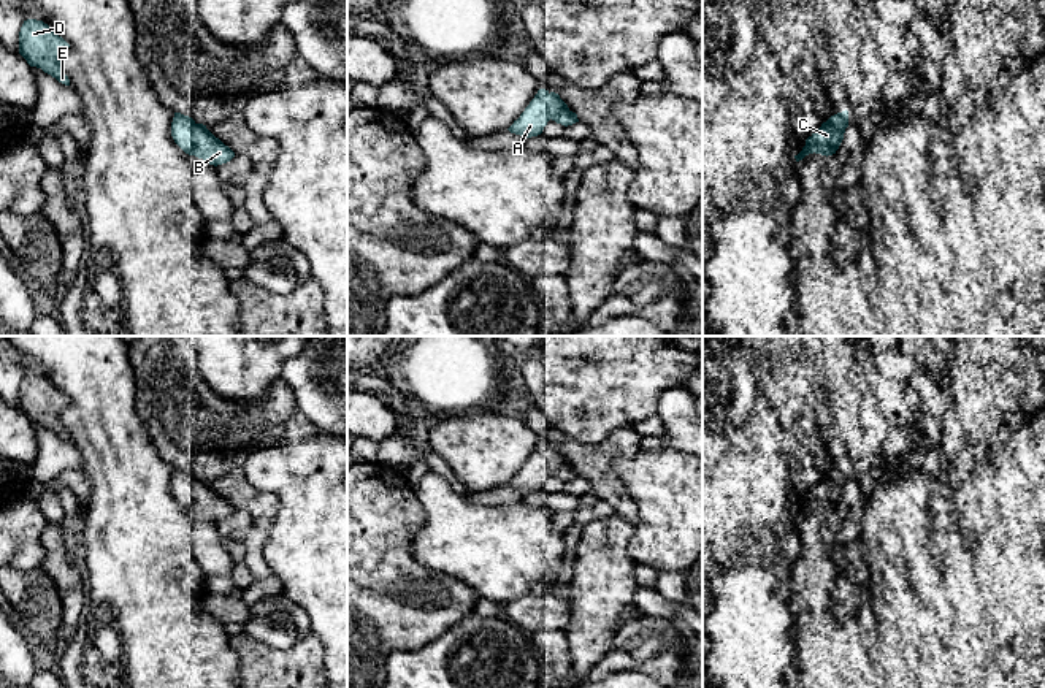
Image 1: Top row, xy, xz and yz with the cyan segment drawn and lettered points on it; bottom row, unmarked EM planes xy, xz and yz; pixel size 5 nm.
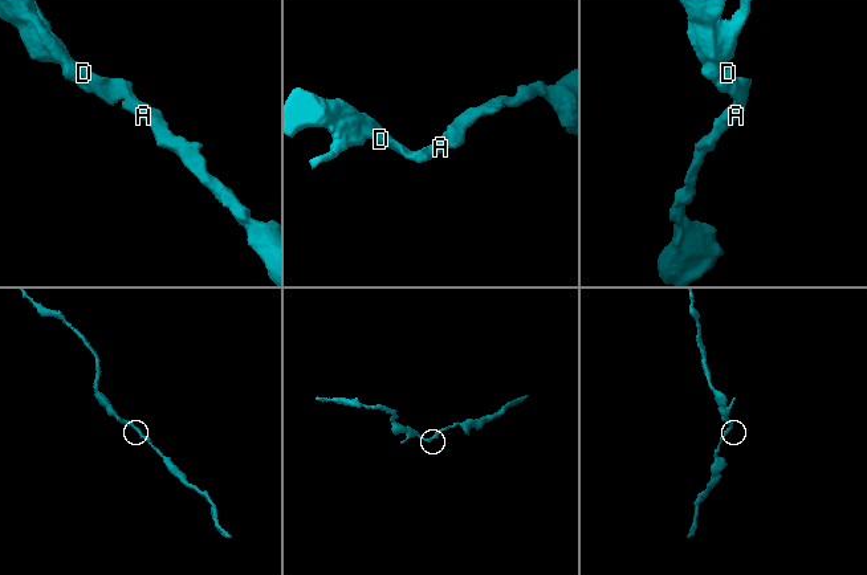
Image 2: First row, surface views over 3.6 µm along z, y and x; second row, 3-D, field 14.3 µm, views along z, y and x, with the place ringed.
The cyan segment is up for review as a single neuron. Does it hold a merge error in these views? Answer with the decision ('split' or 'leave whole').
leave whole

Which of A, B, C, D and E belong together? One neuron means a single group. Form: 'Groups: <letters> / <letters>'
Groups: A B C D E

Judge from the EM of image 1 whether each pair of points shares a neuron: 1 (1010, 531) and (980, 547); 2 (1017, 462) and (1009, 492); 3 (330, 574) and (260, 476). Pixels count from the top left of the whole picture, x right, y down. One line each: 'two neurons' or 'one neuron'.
1: two neurons
2: one neuron
3: one neuron

